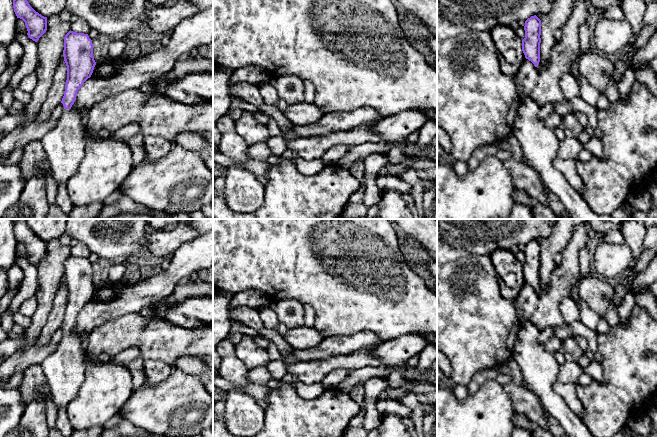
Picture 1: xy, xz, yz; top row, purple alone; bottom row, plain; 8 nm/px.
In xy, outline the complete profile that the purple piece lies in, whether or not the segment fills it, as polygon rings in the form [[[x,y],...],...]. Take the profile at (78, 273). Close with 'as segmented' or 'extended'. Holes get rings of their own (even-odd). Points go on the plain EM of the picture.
[[[70,254],[64,261],[63,279],[67,290],[67,304],[61,327],[65,333],[56,351],[40,364],[58,409],[66,408],[78,394],[85,378],[85,345],[72,329],[78,314],[91,301],[96,289],[92,264],[88,258]]]; extended

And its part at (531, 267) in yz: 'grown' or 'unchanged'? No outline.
unchanged

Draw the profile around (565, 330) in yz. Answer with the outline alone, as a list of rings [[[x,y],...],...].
[[[564,322],[560,327],[558,327],[553,336],[556,336],[561,341],[564,341],[568,337],[572,337],[574,334],[573,329],[569,323]]]

